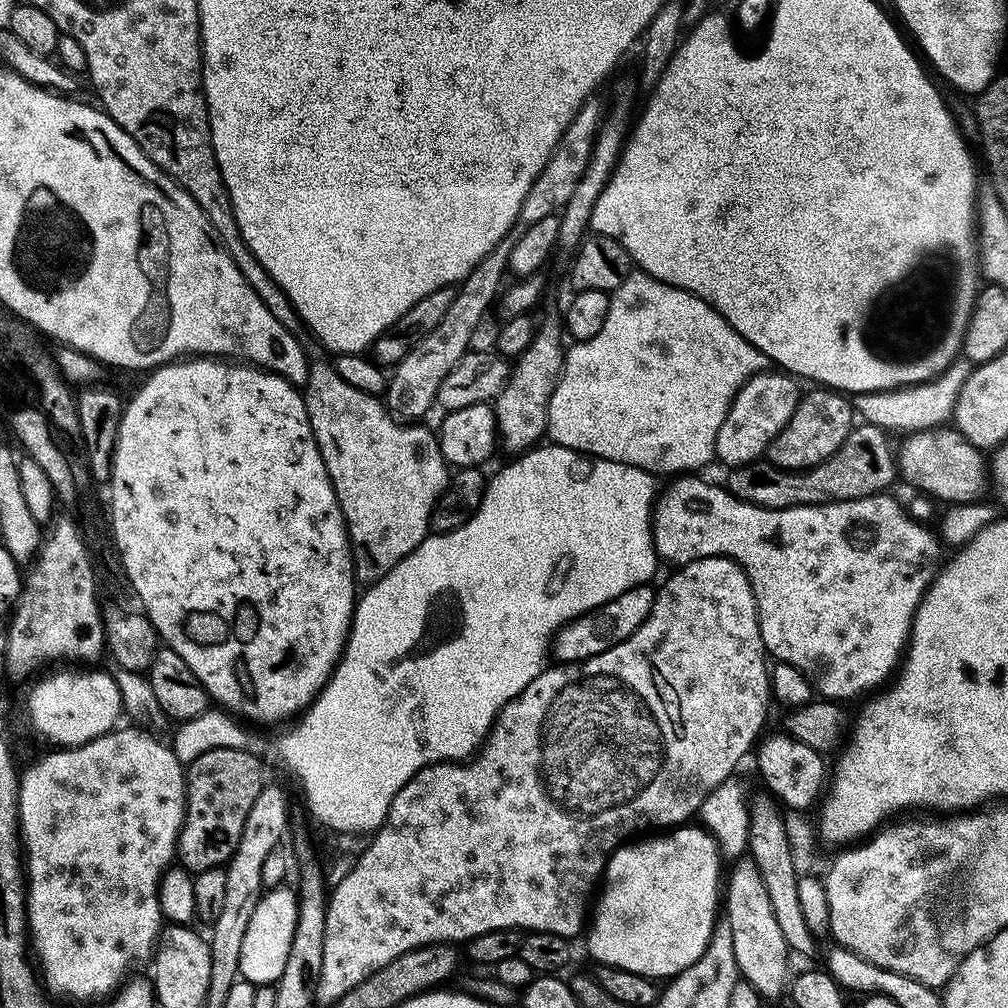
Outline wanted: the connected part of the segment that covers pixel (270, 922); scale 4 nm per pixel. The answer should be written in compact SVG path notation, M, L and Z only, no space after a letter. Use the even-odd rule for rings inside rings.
M281 886L261 895L258 906L254 906L254 914L250 918L250 926L246 926L246 938L242 938L242 954L240 955L240 976L254 985L275 985L286 967L286 957L290 954L290 942L294 942L294 926L298 922L297 893Z

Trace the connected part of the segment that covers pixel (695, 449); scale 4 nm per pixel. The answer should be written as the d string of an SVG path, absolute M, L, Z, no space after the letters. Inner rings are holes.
M636 270L624 279L622 286L618 286L615 292L611 293L610 310L606 314L606 322L602 330L598 330L594 338L573 343L567 349L564 357L564 370L560 373L560 380L556 383L556 389L552 391L550 398L546 436L553 444L561 444L564 448L582 452L598 460L613 460L629 464L635 468L641 468L643 472L692 474L697 470L704 470L700 468L716 460L718 430L730 410L732 400L751 376L757 376L759 372L765 371L769 364L768 356L762 354L762 350L758 350L750 342L746 342L746 338L742 338L742 334L738 334L738 330L734 330L734 326L726 322L724 315L710 307L701 296L695 296L692 292L664 284L661 280L655 280L653 276L647 276L645 272Z

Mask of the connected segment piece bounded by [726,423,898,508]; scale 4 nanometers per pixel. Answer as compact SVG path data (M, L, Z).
M861 423L853 427L852 432L842 442L842 446L830 458L826 458L818 466L803 472L785 472L782 468L773 468L767 462L757 462L751 466L731 469L727 474L726 487L734 498L742 502L750 502L759 508L796 508L800 504L833 504L836 500L861 500L867 496L883 493L898 476L898 456L894 444L888 441L889 433L873 424Z

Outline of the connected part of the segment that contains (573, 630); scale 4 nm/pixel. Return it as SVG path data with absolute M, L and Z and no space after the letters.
M651 583L634 586L630 590L618 594L618 598L605 604L599 604L594 611L582 614L569 624L562 625L556 631L556 635L552 637L551 655L553 657L556 655L555 659L560 662L585 660L594 658L594 654L602 654L606 650L618 646L618 642L630 638L630 634L634 634L634 630L638 630L638 626L642 626L642 622L646 622L650 610L654 606L657 589L652 587Z

